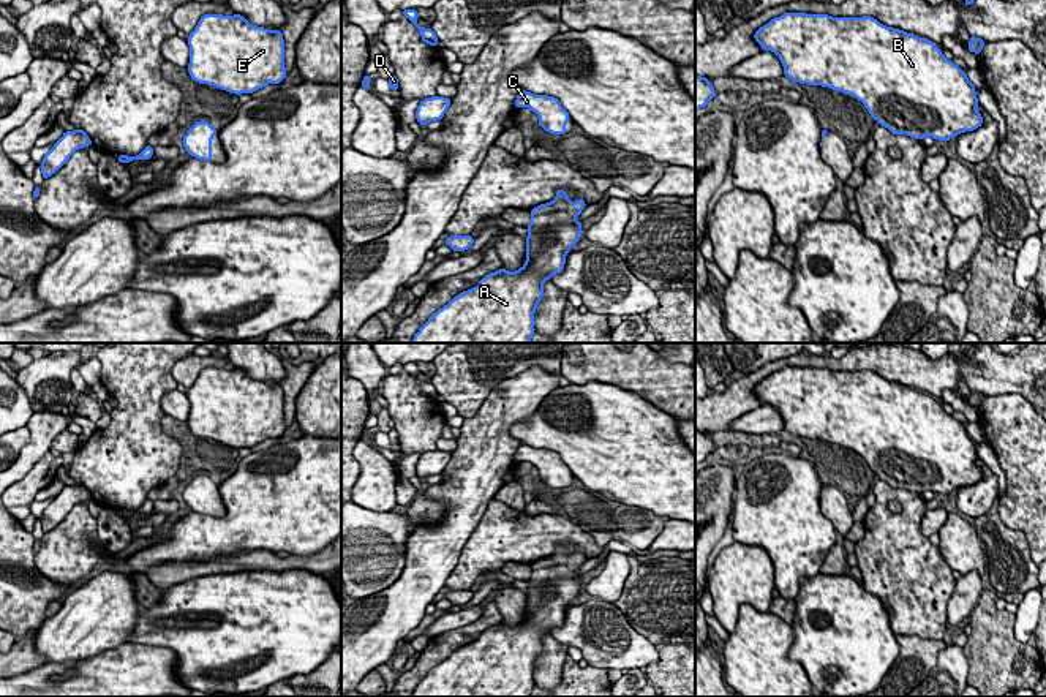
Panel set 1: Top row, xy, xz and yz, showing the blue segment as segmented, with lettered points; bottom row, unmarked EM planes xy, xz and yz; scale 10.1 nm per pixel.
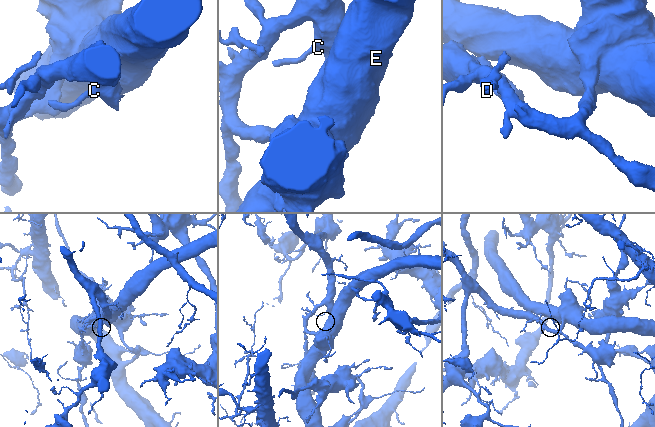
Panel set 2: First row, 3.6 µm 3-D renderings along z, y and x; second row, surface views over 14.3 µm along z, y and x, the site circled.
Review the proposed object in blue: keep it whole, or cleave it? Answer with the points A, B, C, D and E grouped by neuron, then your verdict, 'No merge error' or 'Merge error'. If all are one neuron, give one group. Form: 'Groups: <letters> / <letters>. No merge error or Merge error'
Groups: A B C D E. No merge error

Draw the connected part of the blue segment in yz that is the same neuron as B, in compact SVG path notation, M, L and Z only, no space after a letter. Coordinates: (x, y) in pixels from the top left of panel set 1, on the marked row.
M784 13L760 27L754 40L774 52L784 76L793 82L822 85L855 96L880 126L915 139L931 136L948 142L983 125L975 85L926 38L886 27L871 16Z

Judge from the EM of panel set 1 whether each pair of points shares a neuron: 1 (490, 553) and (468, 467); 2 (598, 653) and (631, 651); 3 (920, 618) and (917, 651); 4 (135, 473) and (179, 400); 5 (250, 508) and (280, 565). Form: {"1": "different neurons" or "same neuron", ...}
{"1": "different neurons", "2": "same neuron", "3": "different neurons", "4": "different neurons", "5": "different neurons"}

